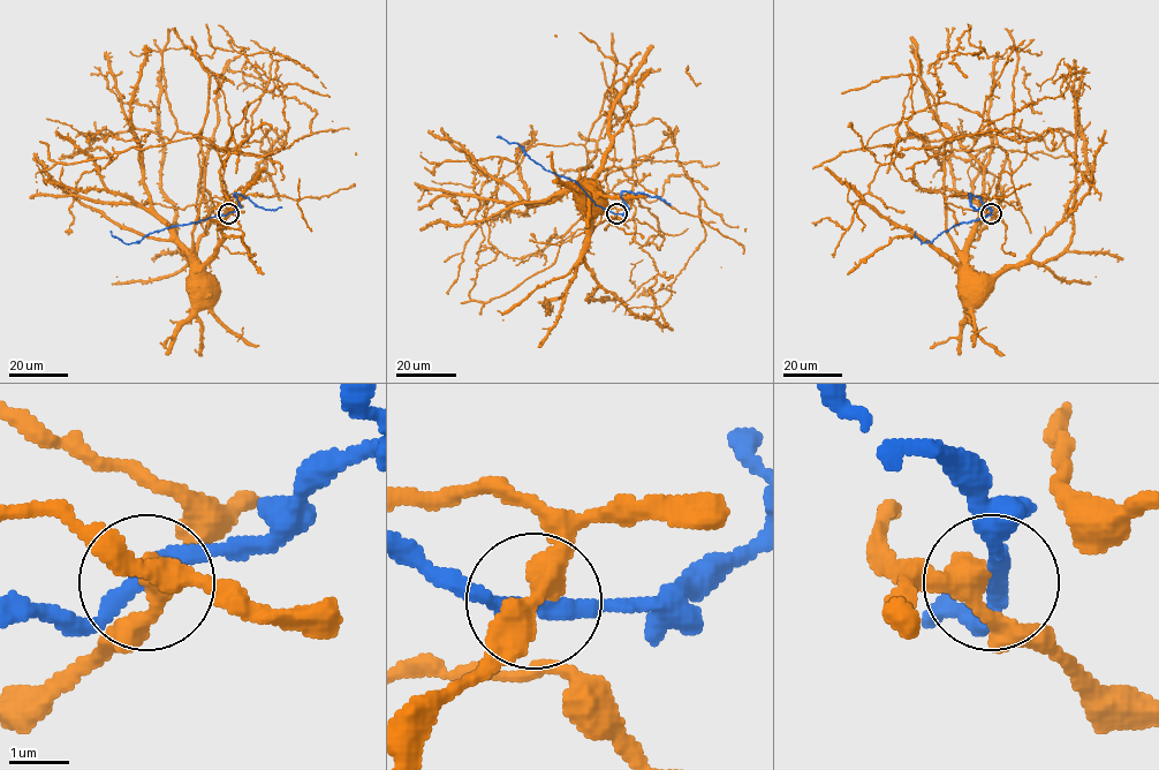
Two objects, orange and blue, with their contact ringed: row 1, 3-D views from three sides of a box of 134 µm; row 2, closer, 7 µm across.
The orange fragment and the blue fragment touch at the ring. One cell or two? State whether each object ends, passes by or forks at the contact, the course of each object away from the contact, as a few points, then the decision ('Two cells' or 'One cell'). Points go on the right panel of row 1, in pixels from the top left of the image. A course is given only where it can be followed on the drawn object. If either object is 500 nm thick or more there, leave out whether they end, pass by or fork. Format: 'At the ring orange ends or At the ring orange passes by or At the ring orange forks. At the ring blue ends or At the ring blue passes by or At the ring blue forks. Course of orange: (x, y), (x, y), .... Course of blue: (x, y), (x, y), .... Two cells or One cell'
At the ring orange passes by. At the ring blue passes by. Course of orange: (990, 213), (985, 210), (1013, 185), (1008, 153), (993, 136), (951, 136), (944, 155), (946, 229), (960, 270). Course of blue: (991, 213), (954, 225), (931, 242), (922, 243), (916, 231). Two cells

